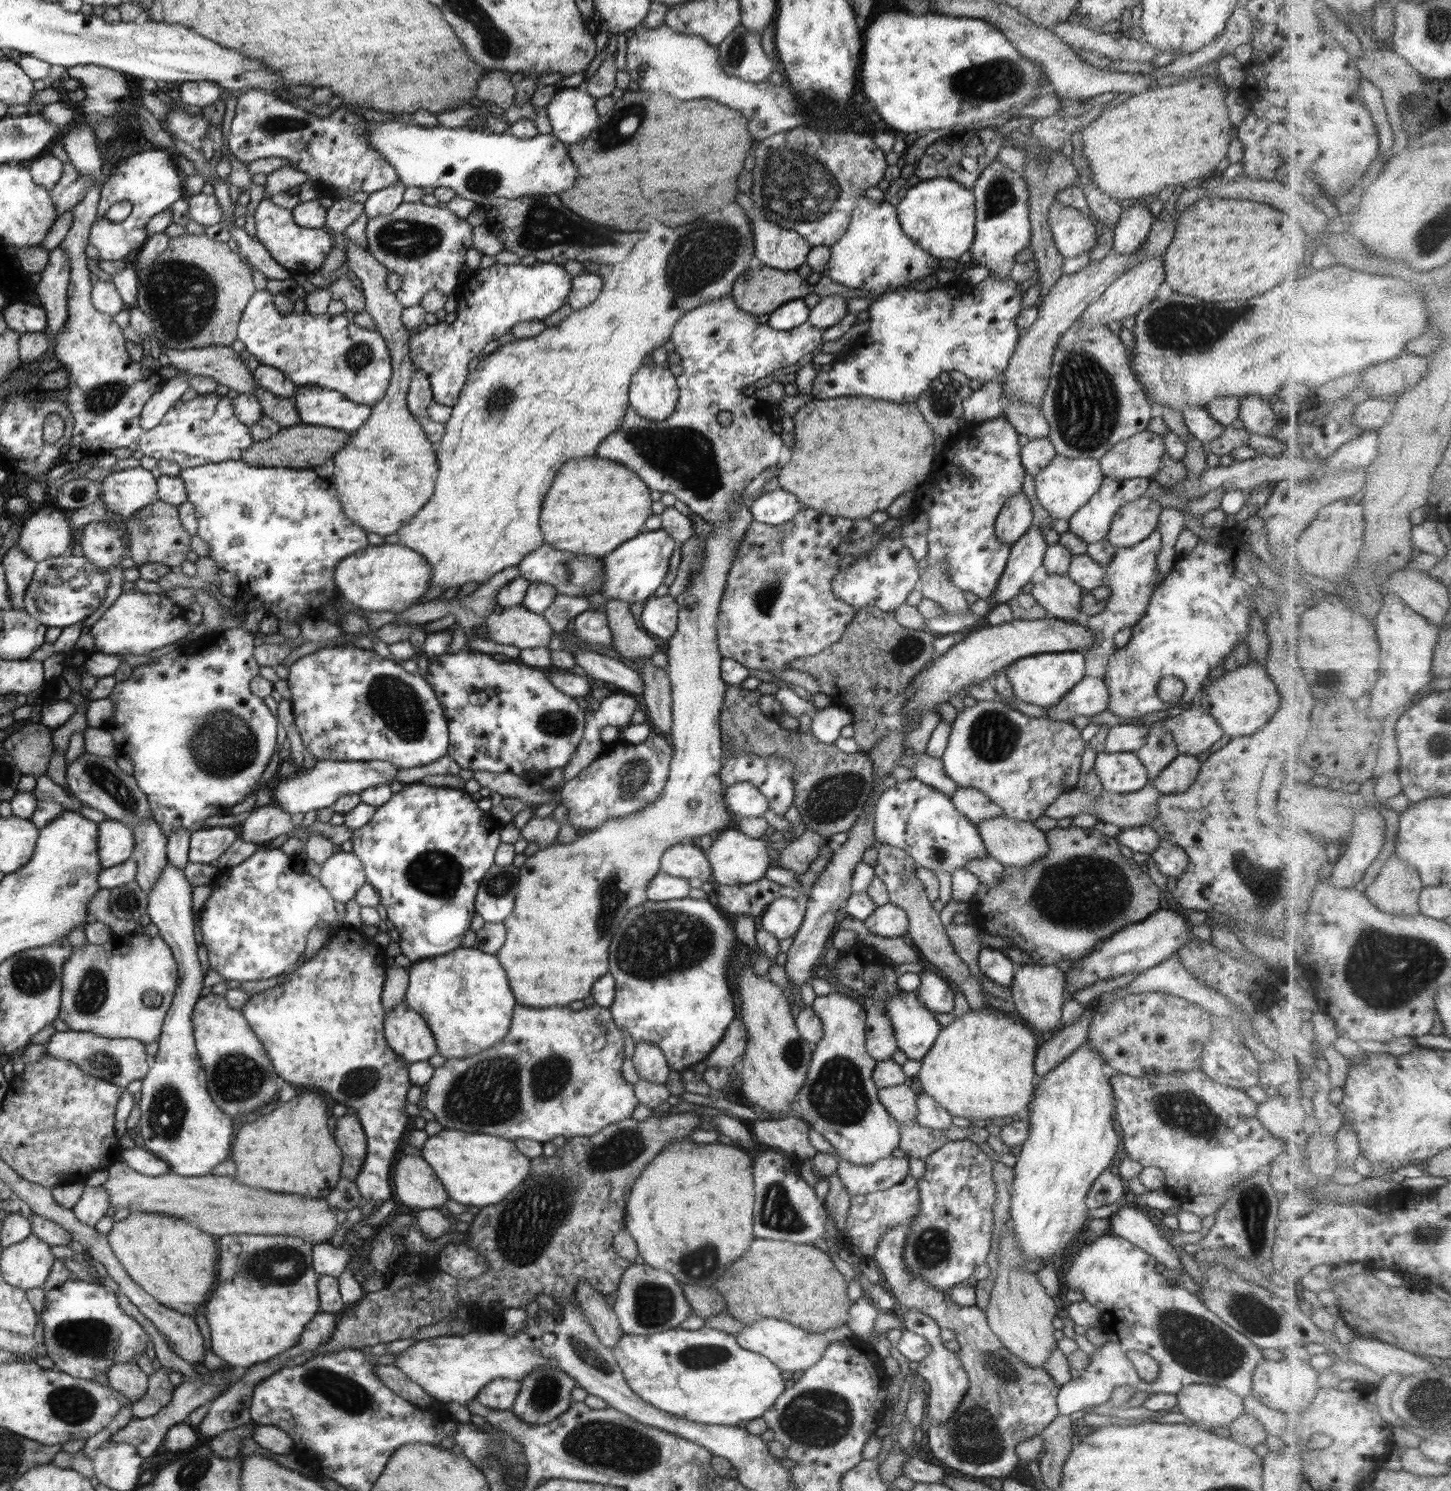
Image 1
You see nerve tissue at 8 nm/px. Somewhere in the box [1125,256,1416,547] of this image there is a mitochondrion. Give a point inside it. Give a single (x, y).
(1189, 332)

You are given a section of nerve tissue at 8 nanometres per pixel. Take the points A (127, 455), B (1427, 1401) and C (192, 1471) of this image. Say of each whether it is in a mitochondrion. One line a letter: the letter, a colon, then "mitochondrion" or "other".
A: other
B: mitochondrion
C: mitochondrion

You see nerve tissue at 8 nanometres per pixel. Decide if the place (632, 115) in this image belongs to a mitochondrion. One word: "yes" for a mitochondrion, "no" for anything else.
yes

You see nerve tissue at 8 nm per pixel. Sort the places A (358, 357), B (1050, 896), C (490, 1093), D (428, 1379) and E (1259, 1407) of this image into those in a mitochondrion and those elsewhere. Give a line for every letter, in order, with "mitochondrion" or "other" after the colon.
A: mitochondrion
B: mitochondrion
C: mitochondrion
D: other
E: other

